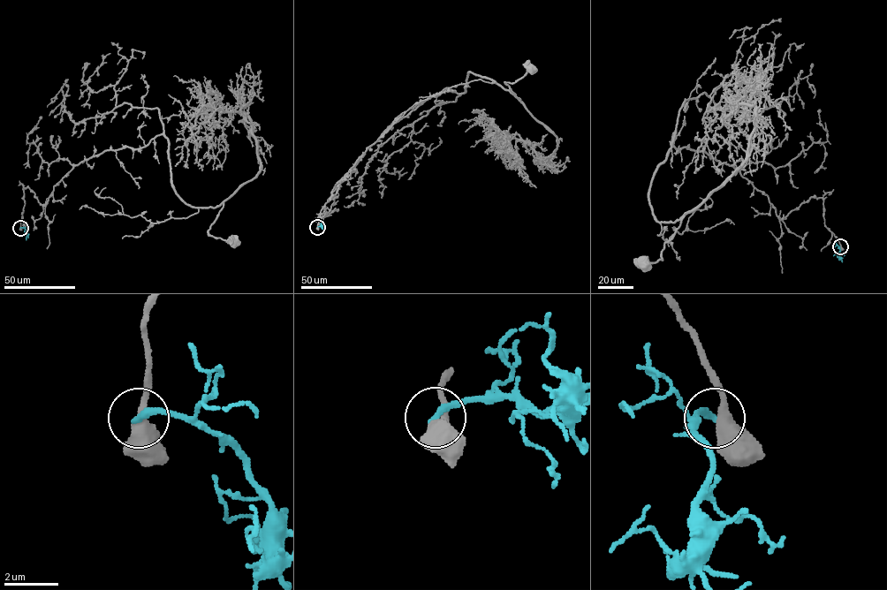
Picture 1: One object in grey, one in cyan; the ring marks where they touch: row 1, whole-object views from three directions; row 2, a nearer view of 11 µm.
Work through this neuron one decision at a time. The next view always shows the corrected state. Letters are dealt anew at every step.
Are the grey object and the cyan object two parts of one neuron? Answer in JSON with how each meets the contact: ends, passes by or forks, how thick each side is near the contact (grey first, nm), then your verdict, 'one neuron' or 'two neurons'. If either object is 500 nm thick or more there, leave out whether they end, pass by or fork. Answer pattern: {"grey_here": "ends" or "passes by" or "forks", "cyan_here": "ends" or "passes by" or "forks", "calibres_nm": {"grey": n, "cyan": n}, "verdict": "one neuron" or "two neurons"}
{"grey_here": "passes by", "cyan_here": "ends", "calibres_nm": {"grey": 440, "cyan": 280}, "verdict": "two neurons"}

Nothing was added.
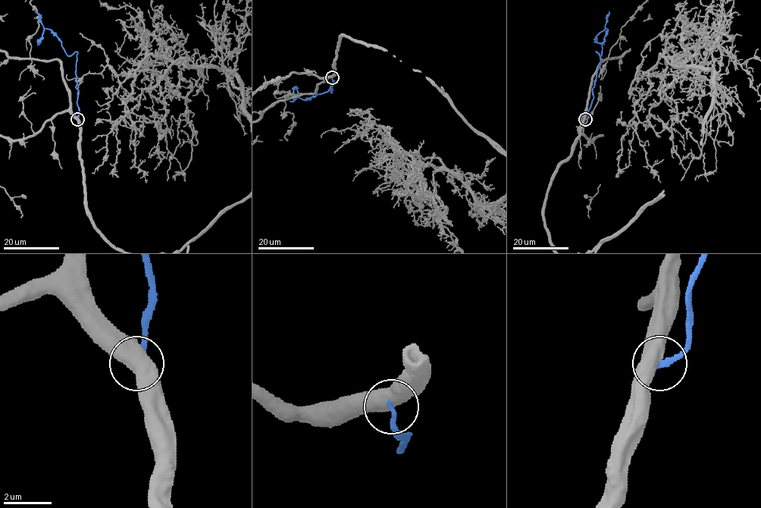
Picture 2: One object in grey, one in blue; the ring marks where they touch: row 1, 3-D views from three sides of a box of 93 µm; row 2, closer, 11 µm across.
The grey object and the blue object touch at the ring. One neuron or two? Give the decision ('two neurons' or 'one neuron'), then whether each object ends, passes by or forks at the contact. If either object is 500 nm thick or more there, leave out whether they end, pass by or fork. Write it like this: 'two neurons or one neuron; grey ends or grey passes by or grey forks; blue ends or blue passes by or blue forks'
two neurons

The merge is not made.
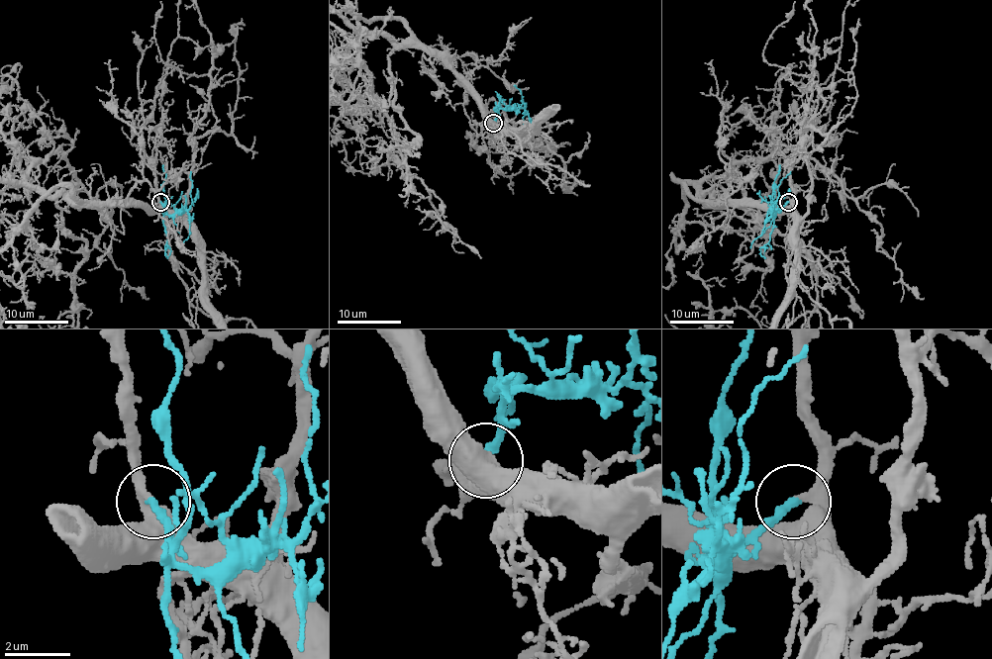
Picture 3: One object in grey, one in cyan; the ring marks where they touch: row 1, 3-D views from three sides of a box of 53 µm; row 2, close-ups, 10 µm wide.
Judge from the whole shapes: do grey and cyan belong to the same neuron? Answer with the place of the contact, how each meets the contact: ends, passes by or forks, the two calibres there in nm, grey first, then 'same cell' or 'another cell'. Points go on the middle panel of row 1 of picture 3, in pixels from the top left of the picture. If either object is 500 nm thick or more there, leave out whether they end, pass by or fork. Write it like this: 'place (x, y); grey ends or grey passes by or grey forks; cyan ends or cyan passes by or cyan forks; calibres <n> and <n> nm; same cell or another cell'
place (493, 123); grey passes by; cyan ends; calibres 220 and 280 nm; same cell

